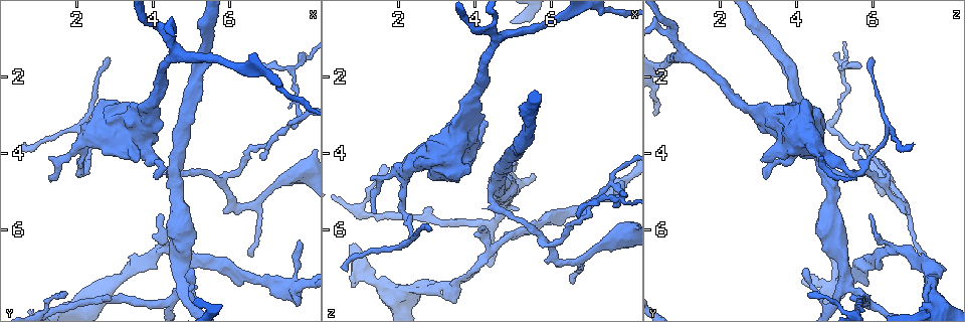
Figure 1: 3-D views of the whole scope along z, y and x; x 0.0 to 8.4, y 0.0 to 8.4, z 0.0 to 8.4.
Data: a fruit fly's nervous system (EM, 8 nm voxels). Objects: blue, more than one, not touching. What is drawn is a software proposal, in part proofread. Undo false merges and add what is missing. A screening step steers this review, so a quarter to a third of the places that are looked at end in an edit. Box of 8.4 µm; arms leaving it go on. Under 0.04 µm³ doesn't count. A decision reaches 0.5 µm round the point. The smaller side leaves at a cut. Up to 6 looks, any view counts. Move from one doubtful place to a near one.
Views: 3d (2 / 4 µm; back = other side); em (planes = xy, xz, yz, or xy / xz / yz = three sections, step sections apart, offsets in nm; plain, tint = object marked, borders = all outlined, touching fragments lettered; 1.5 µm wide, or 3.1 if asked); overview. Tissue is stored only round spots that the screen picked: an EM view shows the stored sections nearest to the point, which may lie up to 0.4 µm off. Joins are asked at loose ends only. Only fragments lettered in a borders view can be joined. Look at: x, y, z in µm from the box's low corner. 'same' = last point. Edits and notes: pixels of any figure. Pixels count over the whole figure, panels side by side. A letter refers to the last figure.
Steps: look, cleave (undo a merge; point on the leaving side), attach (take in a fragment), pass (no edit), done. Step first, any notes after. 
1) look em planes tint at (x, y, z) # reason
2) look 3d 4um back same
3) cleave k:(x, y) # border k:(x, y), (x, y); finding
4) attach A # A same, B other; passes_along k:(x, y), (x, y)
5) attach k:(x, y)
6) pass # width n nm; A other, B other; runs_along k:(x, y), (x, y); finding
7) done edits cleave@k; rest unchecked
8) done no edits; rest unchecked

look 3d 2um at (4.10, 7.00, 7.05) # branch stops here

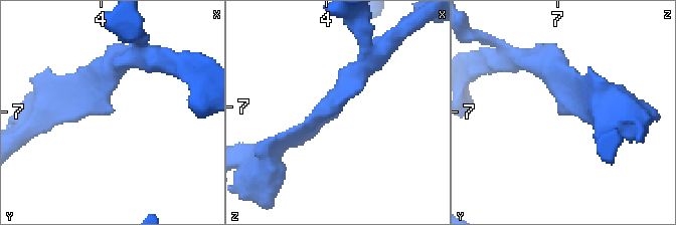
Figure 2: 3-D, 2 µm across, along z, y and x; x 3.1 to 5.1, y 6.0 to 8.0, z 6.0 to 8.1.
look em yz step 8 tint at (4.12, 6.98, 7.02) # need the tissue

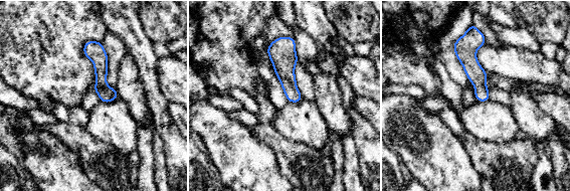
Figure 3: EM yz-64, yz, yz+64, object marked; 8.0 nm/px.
look em planes borders same # another direction

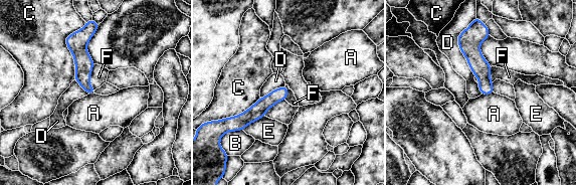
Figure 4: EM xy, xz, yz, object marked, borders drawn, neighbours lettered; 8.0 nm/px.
pass # A other, B other, C other, D other, E other, F other; runs_along 4:(482, 29), (474, 59), (488, 91); none of them fits

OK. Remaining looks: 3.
look 3d 2um at (5.75, 4.70, 6.25) # a fork

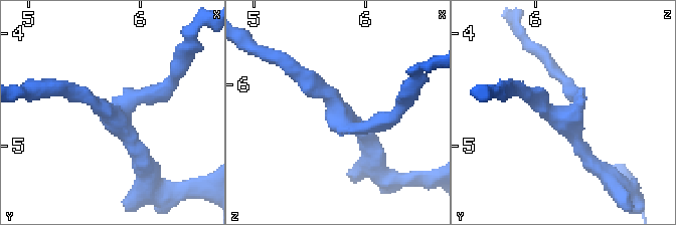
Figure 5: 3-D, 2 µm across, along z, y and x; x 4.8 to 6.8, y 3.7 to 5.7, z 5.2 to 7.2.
look em planes borders at (5.78, 4.74, 6.32) # arms 3

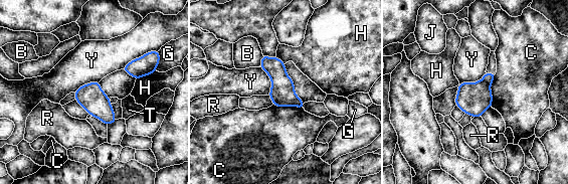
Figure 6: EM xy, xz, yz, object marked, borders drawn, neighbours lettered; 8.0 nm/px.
cleave 6:(489, 77) # width 200 nm; B other, C other, G other, H other, J other, R other, T other, Y other; border 6:(482, 79), (490, 84); two cells meet here

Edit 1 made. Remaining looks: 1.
done edits cleave@6; rest unchecked

